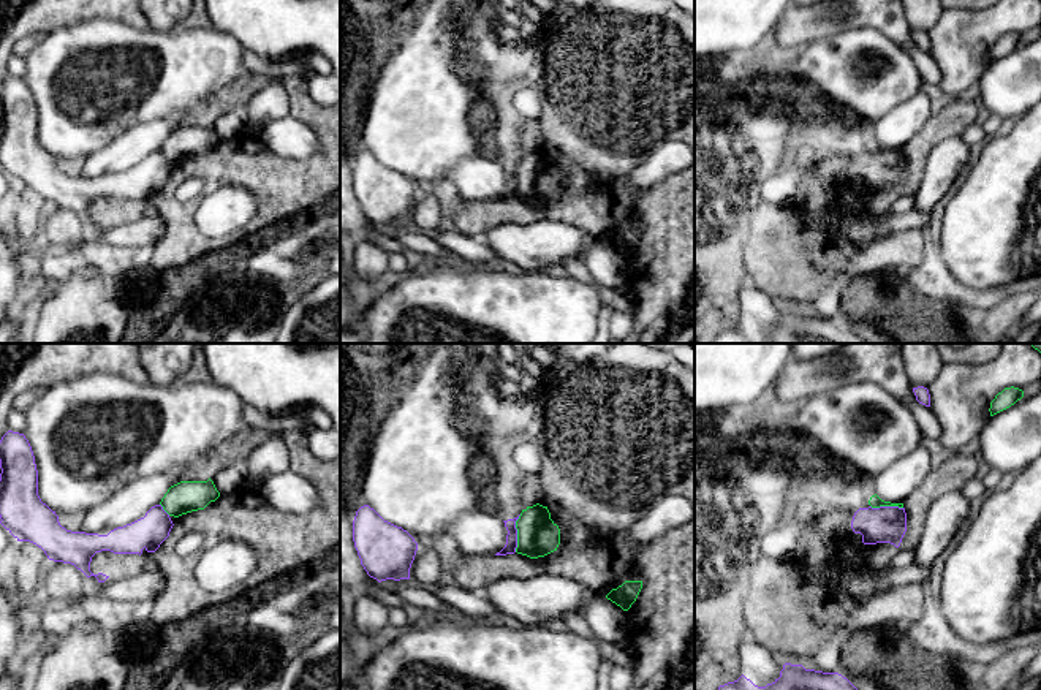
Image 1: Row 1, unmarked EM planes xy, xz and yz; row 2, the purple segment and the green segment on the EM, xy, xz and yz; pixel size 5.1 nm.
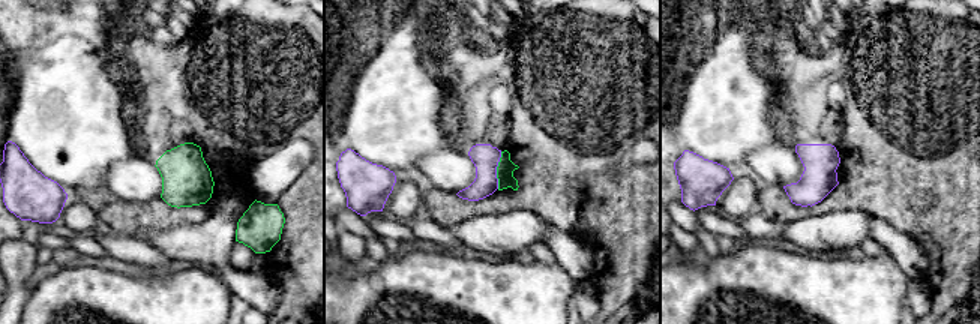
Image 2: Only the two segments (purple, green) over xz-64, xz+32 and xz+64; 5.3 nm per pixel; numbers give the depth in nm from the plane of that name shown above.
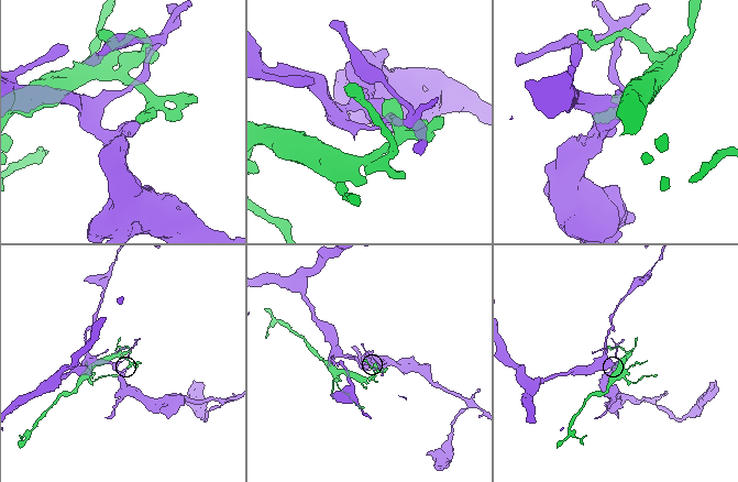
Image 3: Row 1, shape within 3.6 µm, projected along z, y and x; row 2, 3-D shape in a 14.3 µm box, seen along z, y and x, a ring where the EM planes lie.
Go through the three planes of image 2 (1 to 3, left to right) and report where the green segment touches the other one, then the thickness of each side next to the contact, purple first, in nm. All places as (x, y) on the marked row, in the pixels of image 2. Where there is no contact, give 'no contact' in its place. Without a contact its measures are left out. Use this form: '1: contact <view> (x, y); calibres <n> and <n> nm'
1: no contact
2: contact xz+32 (496, 170); calibres 140 and 100 nm
3: no contact

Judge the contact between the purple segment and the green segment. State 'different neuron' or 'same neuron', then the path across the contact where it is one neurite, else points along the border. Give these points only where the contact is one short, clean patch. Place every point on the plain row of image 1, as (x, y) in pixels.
different neuron | along xz (521, 160), (516, 166), (514, 197)

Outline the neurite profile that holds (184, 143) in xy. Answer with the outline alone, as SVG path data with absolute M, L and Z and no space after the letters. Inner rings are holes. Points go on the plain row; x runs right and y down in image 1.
M180 127L168 135L160 150L174 163L204 155L220 142L214 127Z

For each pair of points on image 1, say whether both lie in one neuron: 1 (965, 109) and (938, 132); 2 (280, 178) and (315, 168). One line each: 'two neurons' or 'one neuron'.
1: one neuron
2: one neuron

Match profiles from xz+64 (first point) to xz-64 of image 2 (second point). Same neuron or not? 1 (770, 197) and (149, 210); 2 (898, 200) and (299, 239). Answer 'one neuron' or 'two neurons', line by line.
1: one neuron
2: one neuron

